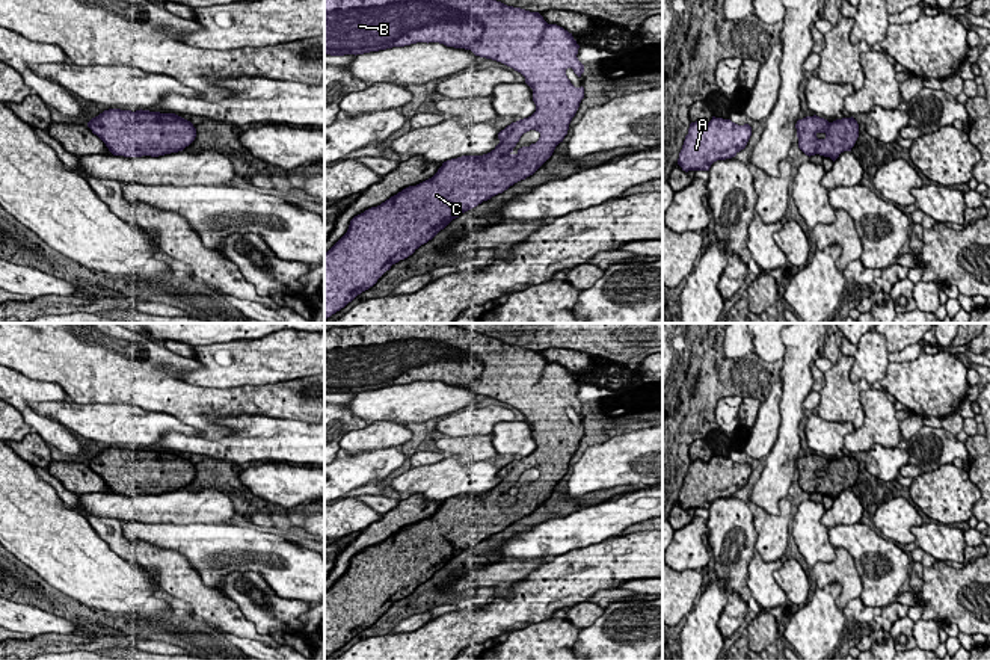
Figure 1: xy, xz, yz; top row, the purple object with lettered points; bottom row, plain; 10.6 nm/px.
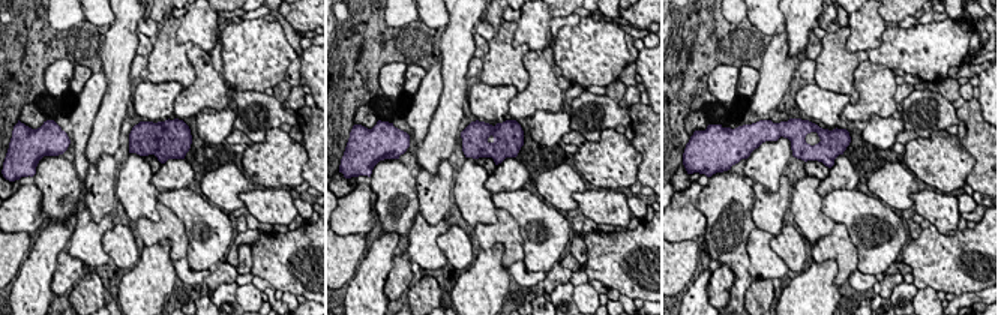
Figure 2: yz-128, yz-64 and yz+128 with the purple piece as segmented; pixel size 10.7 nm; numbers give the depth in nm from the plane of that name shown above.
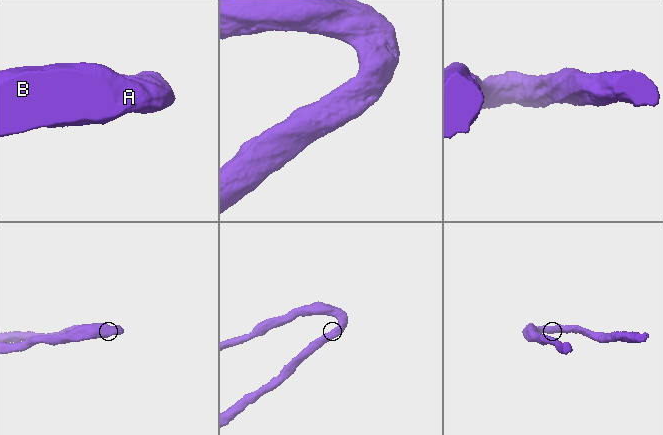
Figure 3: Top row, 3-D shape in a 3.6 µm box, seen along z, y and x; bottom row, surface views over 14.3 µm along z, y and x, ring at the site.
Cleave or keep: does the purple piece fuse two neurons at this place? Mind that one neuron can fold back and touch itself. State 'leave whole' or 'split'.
leave whole

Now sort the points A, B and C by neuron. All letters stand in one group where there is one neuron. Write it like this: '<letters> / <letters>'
A B C

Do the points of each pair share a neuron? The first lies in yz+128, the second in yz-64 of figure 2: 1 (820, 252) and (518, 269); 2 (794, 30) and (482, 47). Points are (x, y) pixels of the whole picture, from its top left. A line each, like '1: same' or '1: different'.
1: different
2: different

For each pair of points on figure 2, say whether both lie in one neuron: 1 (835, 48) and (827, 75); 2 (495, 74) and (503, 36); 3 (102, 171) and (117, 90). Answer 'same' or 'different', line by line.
1: same
2: same
3: different

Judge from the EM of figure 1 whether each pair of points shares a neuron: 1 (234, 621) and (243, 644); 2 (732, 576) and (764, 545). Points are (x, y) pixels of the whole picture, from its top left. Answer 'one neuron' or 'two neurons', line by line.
1: two neurons
2: two neurons

